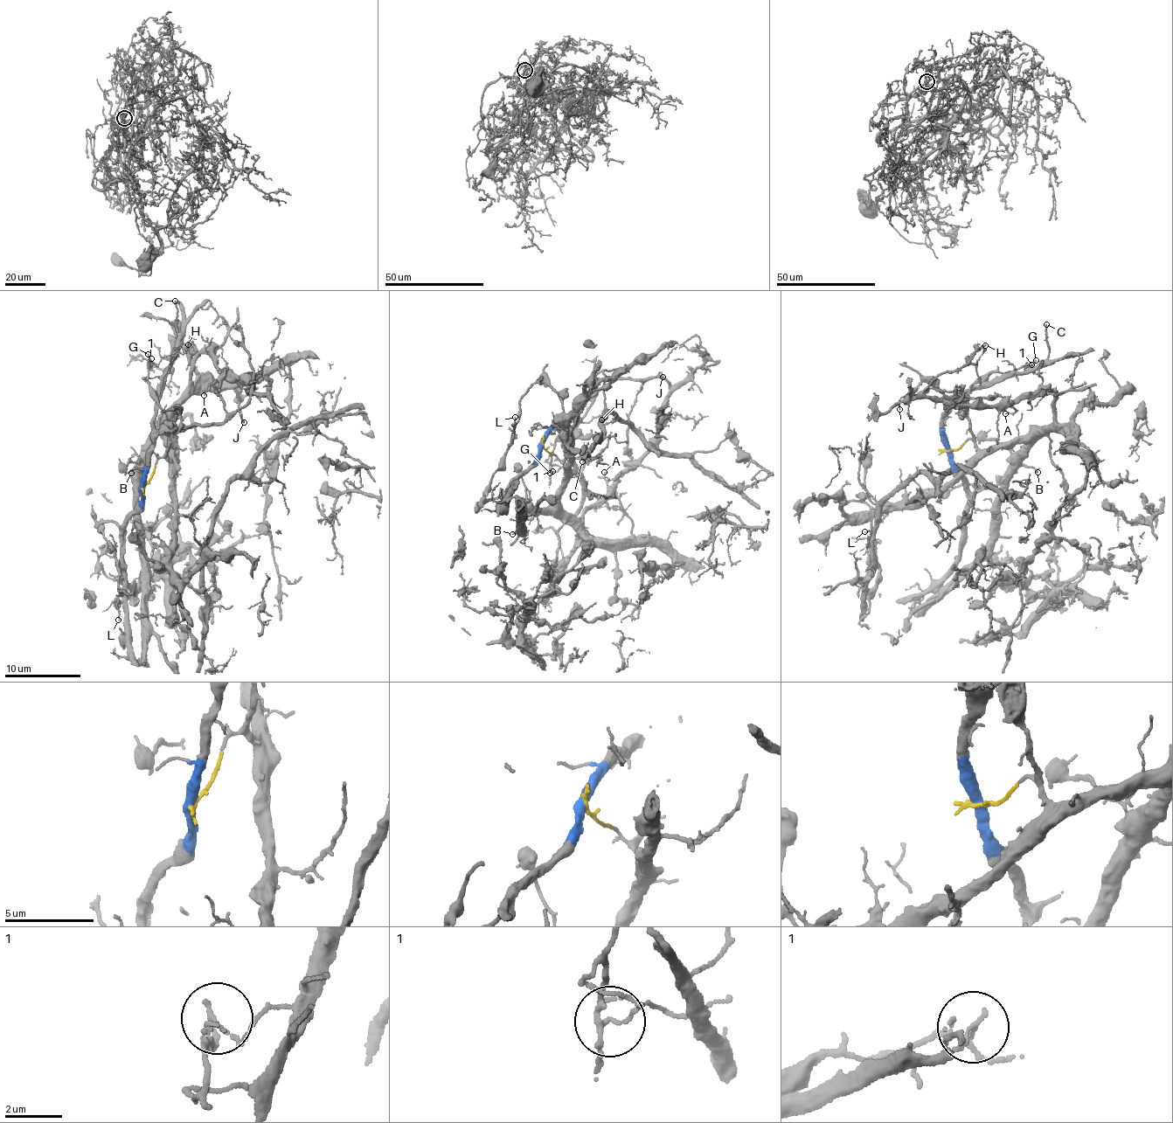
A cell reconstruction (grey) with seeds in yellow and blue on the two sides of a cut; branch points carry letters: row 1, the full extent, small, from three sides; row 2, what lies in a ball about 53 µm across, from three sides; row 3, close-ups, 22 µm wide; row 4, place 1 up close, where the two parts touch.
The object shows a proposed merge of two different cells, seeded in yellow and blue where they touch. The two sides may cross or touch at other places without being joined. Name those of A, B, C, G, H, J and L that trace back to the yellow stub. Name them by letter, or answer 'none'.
A, B

